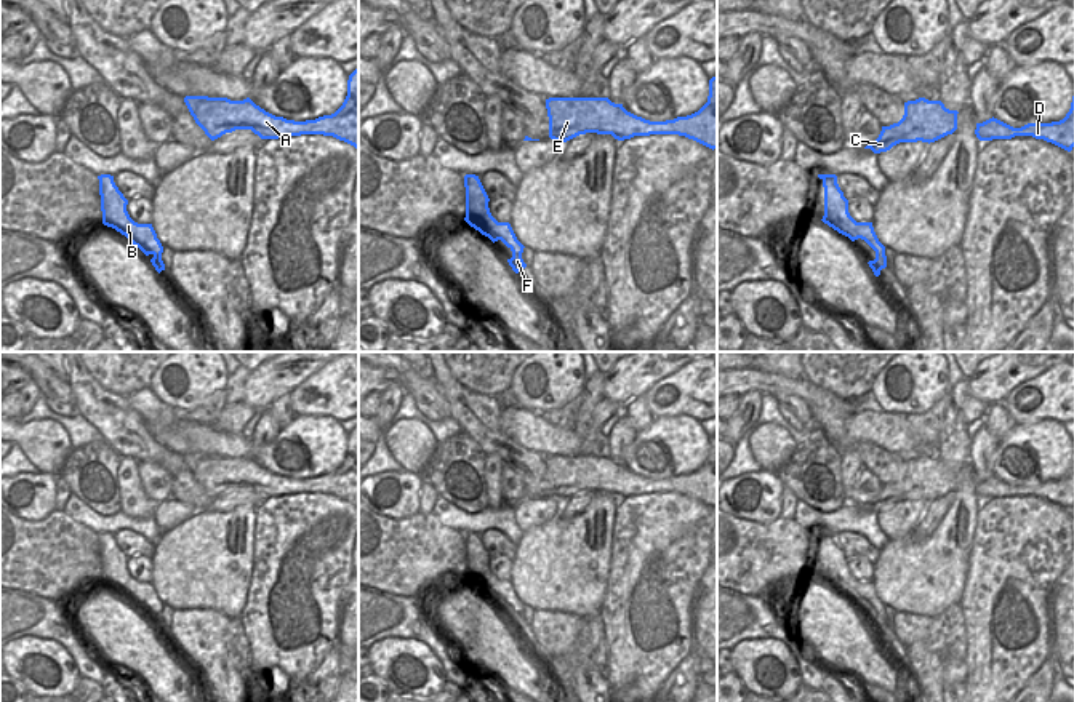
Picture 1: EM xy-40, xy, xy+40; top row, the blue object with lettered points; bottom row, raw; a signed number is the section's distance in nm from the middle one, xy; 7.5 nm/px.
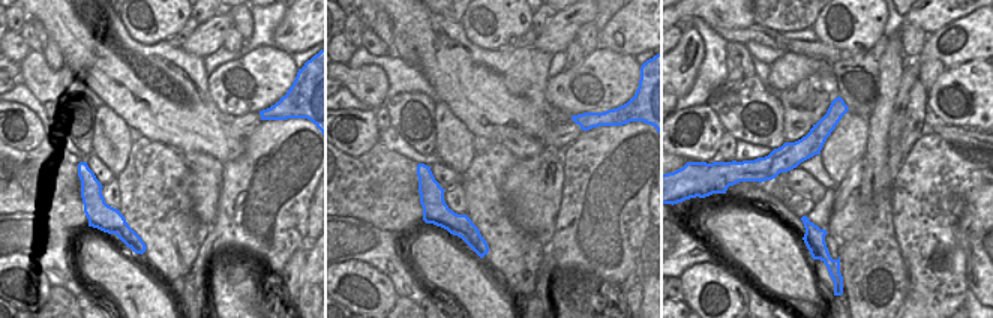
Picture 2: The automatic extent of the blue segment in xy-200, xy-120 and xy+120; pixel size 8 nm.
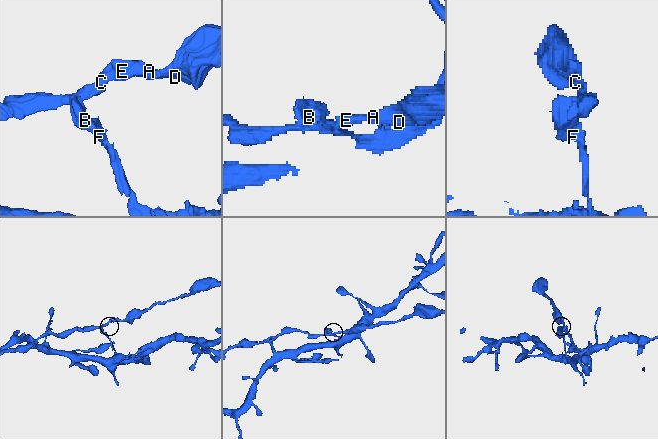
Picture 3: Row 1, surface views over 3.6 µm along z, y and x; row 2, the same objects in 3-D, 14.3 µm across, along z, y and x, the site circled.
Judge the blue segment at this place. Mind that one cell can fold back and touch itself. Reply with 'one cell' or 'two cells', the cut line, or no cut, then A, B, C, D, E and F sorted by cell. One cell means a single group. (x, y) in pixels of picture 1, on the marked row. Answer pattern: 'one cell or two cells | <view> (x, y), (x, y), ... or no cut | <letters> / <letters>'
two cells | xy+40 (836, 176), (823, 181) | A C D E / B F

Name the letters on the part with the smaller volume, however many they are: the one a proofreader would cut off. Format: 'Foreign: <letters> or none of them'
Foreign: A, C, D, E

